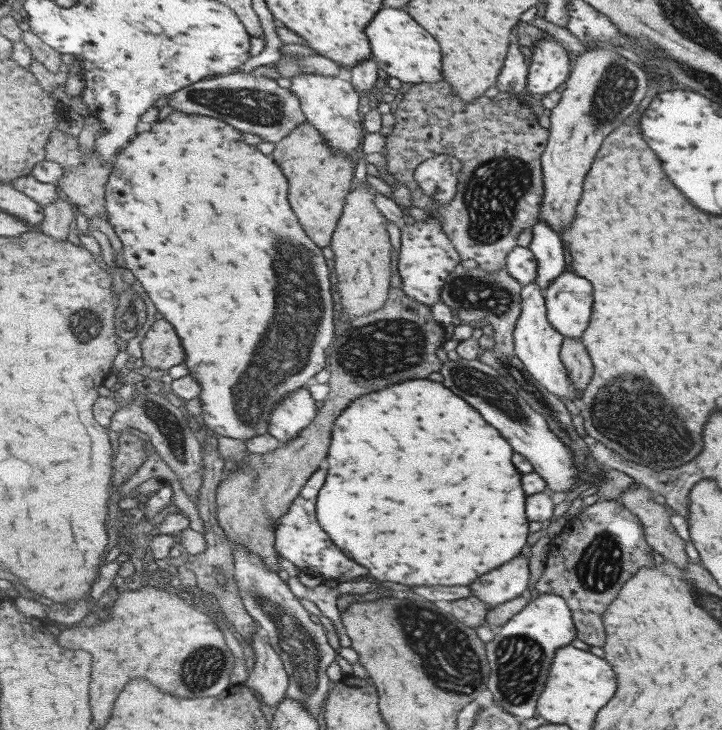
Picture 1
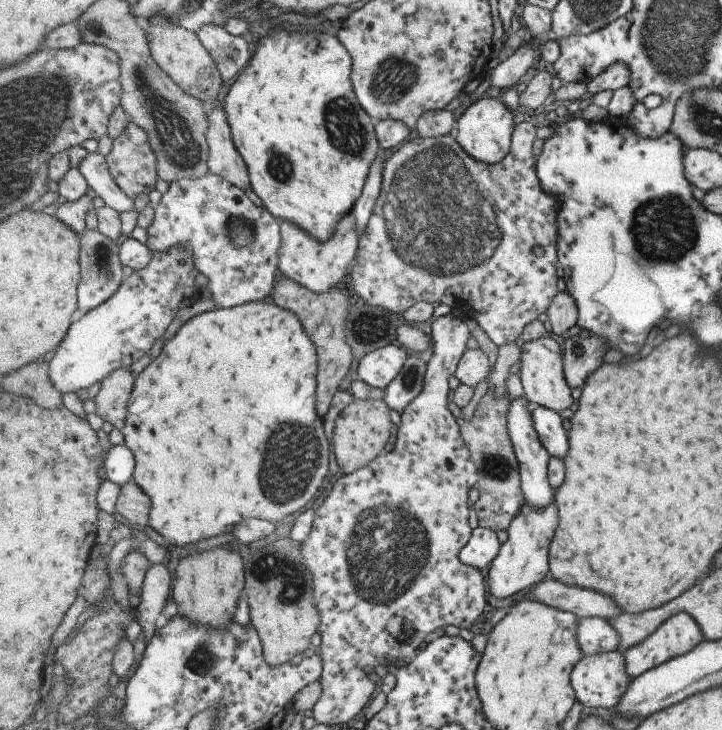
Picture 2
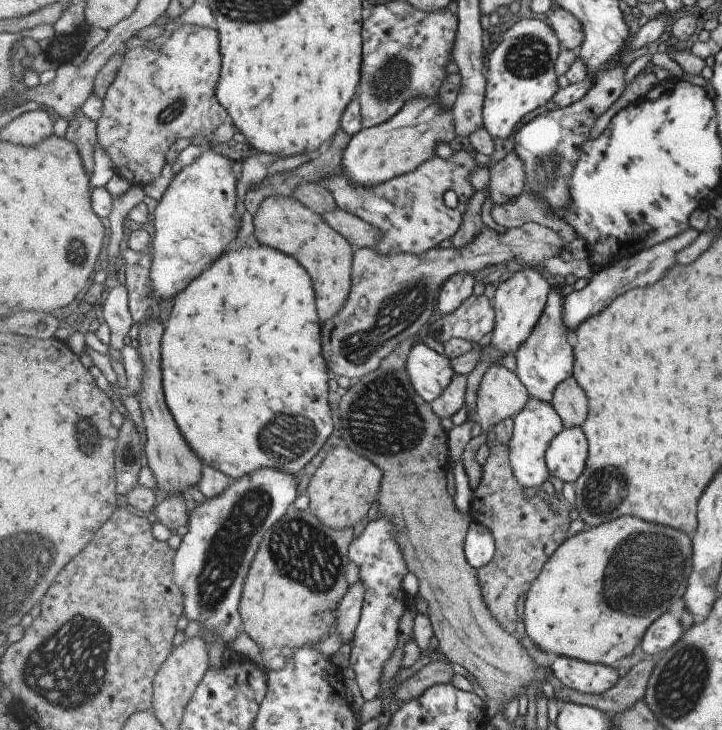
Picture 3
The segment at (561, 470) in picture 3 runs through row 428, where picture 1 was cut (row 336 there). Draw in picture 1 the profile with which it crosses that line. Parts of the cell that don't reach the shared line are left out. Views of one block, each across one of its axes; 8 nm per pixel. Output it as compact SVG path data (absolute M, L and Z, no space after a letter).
M565 271L545 290L549 322L563 335L581 339L593 312L593 284L576 271Z

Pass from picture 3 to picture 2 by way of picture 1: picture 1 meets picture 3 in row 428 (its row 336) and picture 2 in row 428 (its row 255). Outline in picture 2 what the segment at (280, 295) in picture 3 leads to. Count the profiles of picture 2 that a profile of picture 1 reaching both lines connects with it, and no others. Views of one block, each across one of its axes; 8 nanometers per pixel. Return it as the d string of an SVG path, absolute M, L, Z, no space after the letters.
M271 299L245 303L233 308L217 308L192 318L177 331L177 336L163 348L163 352L139 372L128 406L128 422L122 430L124 443L136 456L134 480L151 497L150 526L167 538L173 548L187 548L209 538L219 538L233 532L243 518L257 516L279 522L287 516L306 510L305 506L317 496L327 474L331 472L331 448L323 430L323 417L317 408L320 357L315 342L305 330L303 322Z

